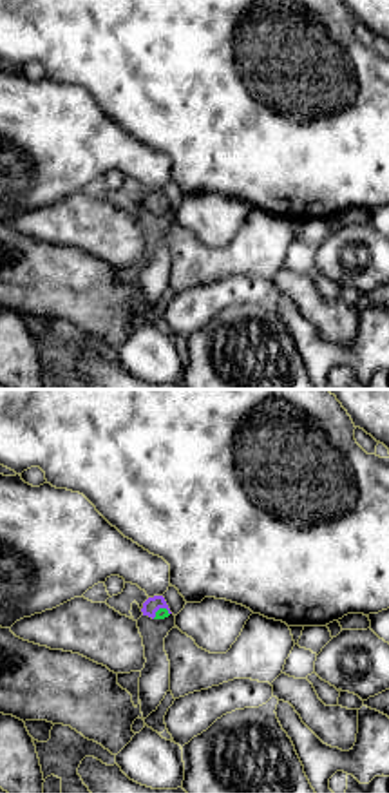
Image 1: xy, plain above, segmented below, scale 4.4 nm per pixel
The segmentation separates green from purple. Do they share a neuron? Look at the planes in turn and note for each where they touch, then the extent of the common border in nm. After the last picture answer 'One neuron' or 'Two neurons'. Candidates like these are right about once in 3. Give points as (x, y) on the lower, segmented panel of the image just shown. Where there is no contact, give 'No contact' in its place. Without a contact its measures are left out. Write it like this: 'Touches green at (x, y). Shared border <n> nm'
Touches green at (160, 609). Shared border 90 nm

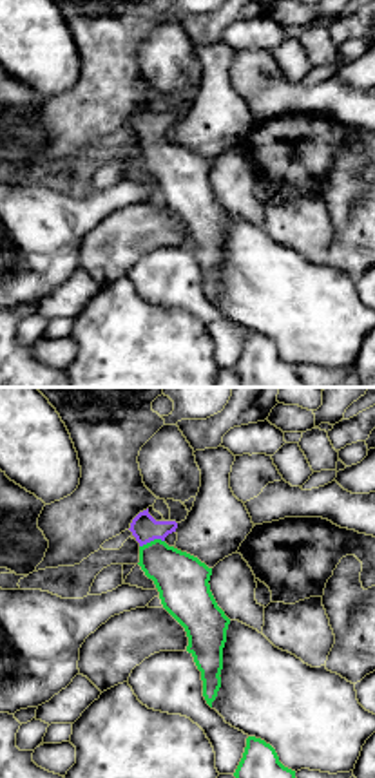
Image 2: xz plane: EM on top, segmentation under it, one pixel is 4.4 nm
Touches green at (151, 541). Shared border 120 nm

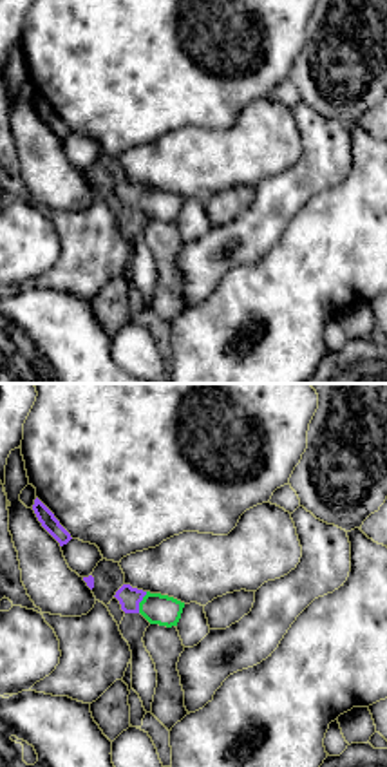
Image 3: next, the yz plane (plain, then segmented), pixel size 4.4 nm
Touches green at (140, 603). Shared border 100 nm

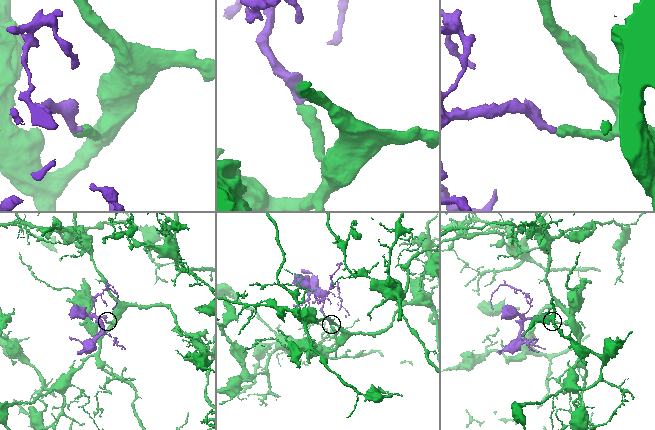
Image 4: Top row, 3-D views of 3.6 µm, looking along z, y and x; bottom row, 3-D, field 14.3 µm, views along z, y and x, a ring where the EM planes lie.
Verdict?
One neuron

